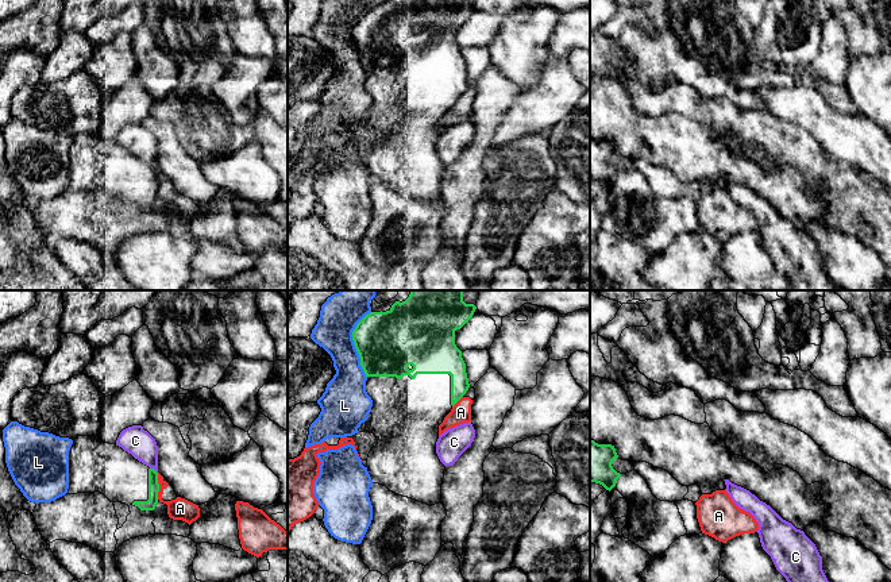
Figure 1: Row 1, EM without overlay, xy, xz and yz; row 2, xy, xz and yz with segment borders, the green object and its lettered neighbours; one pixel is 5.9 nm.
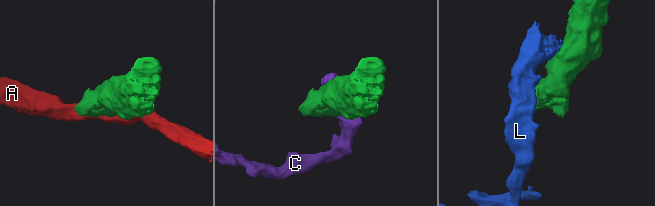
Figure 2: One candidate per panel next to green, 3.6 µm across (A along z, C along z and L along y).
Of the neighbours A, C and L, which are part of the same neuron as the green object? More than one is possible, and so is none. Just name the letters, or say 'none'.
none

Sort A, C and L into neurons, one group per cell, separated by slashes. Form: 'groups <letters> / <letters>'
groups A / C / L

